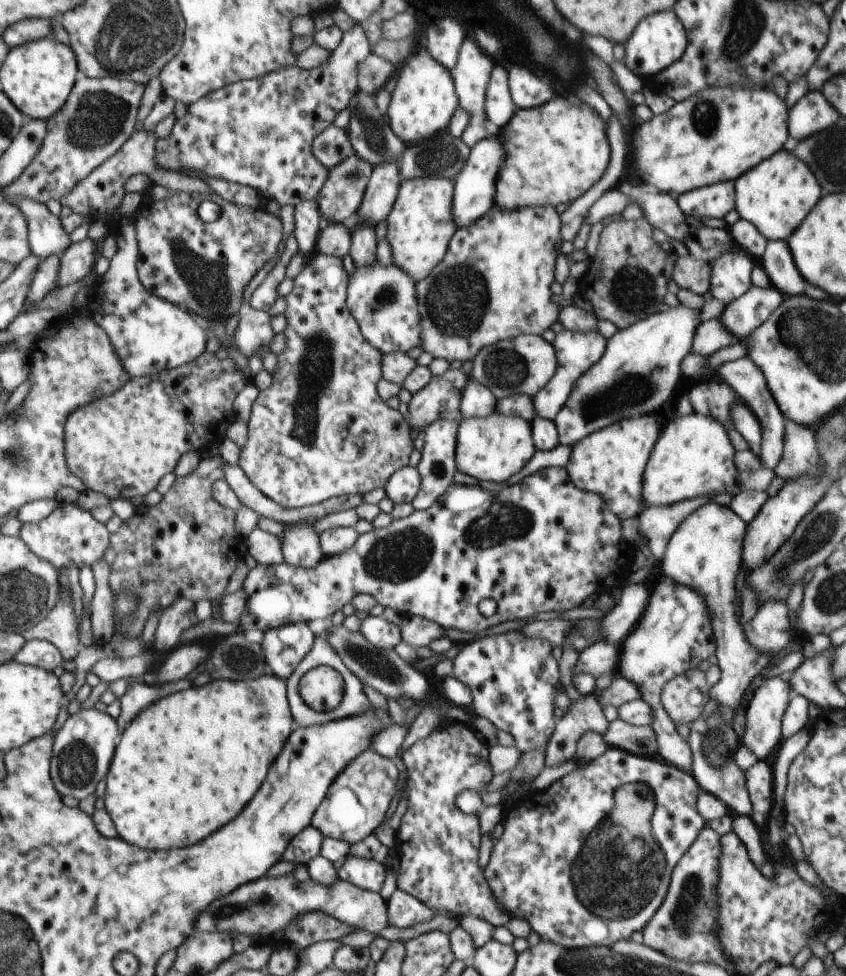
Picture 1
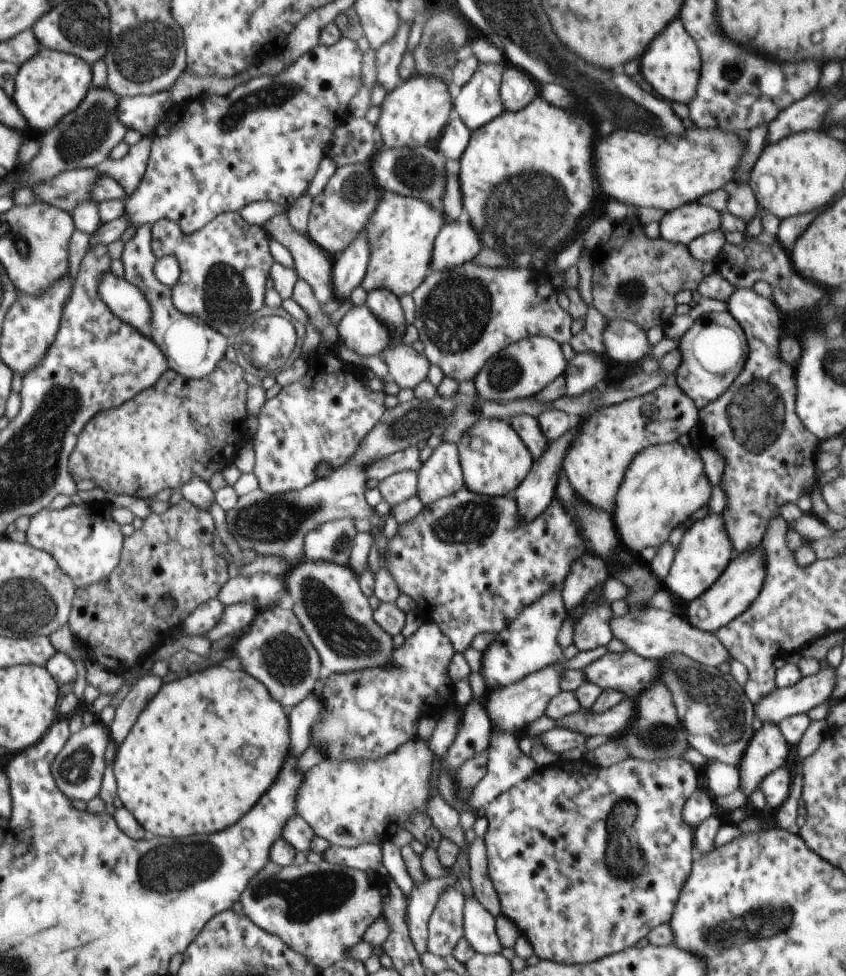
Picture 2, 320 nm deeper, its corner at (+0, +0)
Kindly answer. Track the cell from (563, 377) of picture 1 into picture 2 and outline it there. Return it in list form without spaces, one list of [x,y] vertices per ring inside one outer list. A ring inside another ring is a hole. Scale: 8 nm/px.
[[[577,353],[564,372],[568,396],[578,396],[606,381],[607,359],[592,353]]]

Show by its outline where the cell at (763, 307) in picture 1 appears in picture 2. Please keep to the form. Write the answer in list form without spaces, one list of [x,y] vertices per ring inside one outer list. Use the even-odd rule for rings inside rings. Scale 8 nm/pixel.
[[[730,311],[706,313],[699,316],[692,327],[679,338],[678,350],[681,354],[681,361],[674,376],[672,376],[673,382],[694,401],[698,409],[716,400],[734,382],[734,379],[744,368],[749,353],[745,332]]]

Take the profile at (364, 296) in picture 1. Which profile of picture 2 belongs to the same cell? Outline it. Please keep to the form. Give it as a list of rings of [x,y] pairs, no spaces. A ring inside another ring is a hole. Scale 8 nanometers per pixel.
[[[365,304],[350,307],[350,310],[342,317],[336,328],[339,332],[339,344],[344,343],[350,350],[354,350],[356,354],[362,354],[362,356],[381,356],[391,343],[391,333]]]

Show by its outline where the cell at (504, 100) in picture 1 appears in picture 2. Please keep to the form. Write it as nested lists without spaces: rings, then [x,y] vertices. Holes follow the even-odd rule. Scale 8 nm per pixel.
[[[506,65],[500,85],[500,96],[506,111],[519,111],[538,96],[536,82],[524,70]]]

